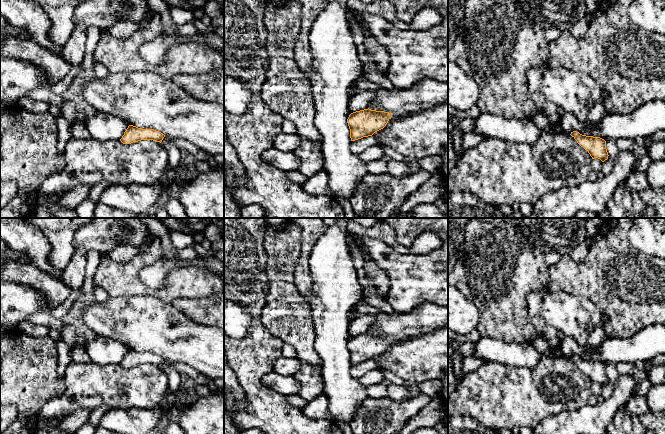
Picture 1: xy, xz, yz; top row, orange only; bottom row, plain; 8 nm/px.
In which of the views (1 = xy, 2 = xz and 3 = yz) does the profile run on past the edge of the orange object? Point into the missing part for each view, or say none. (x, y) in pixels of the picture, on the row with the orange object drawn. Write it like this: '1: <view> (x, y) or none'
1: none
2: xz (428, 93)
3: none

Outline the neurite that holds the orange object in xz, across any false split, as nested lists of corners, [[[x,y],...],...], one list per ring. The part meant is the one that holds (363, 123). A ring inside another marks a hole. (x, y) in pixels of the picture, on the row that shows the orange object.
[[[426,78],[410,88],[375,93],[368,109],[353,112],[347,123],[351,141],[372,136],[383,129],[393,115],[429,109],[448,103],[448,82]]]

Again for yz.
[[[577,131],[570,134],[577,143],[583,147],[592,157],[600,159],[602,162],[608,159],[608,152],[606,149],[606,141],[600,137],[582,135]]]

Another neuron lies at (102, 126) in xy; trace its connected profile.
[[[102,111],[87,117],[84,124],[90,136],[100,142],[120,140],[129,126],[124,119]]]

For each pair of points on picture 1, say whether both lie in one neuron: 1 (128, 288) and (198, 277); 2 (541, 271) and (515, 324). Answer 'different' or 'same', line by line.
1: same
2: same

